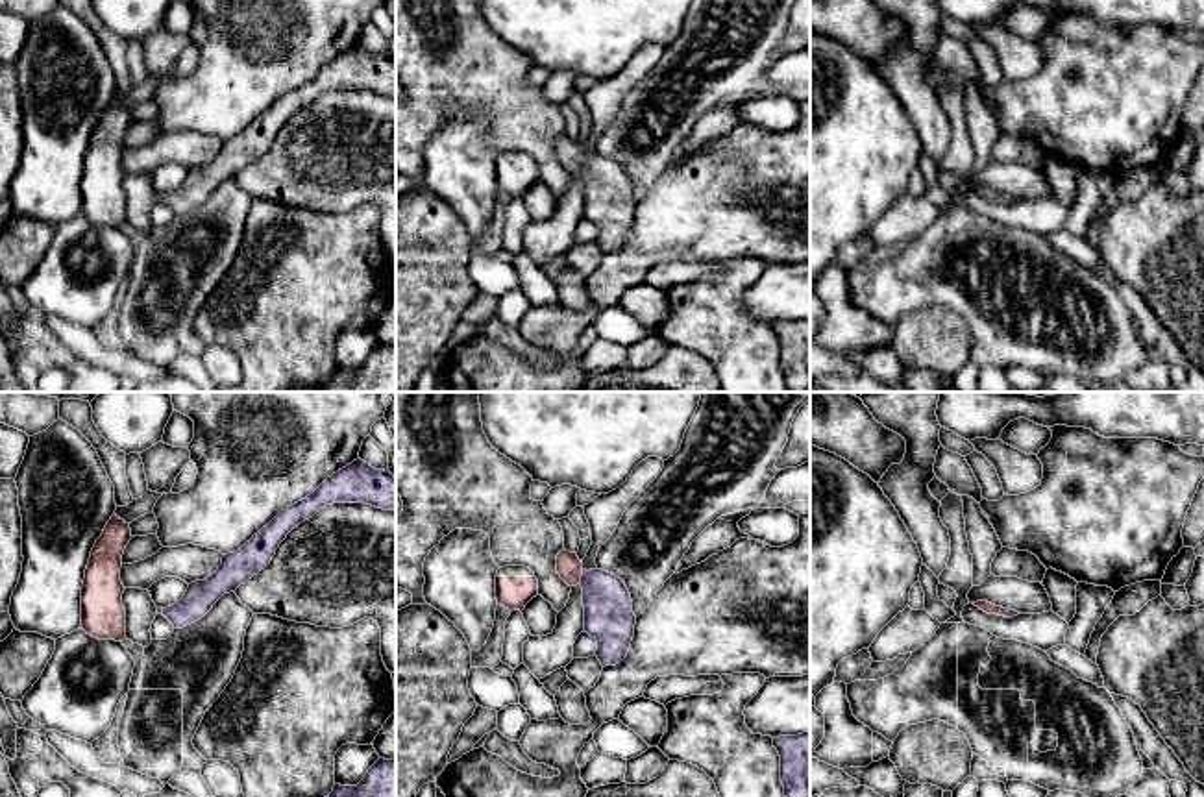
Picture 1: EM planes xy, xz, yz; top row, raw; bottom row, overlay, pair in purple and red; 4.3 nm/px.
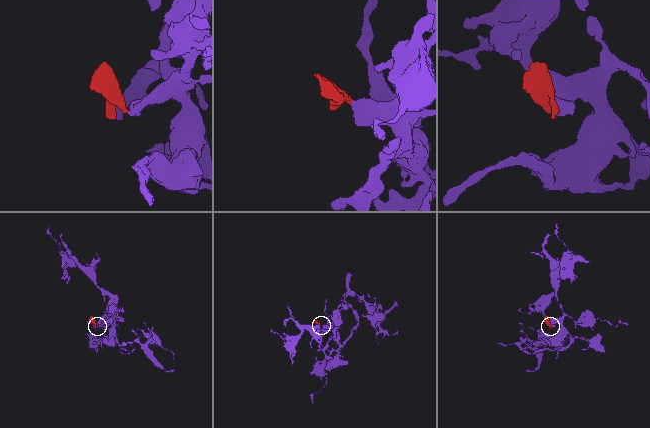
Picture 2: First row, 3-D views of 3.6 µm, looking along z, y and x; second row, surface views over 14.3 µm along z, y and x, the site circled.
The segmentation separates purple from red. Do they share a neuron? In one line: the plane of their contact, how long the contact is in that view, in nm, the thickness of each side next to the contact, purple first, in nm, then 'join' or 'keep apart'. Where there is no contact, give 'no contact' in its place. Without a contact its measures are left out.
meets purple in xz; contact 70 nm long; 220 nm thick on the purple side, 110 nm on the other; join

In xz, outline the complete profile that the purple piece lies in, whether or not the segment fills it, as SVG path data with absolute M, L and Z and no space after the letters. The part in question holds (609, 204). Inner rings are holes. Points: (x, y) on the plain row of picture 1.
M577 139L557 141L557 159L568 172L583 174L584 218L597 227L601 251L620 250L631 233L636 202L625 168L603 155L583 153Z

